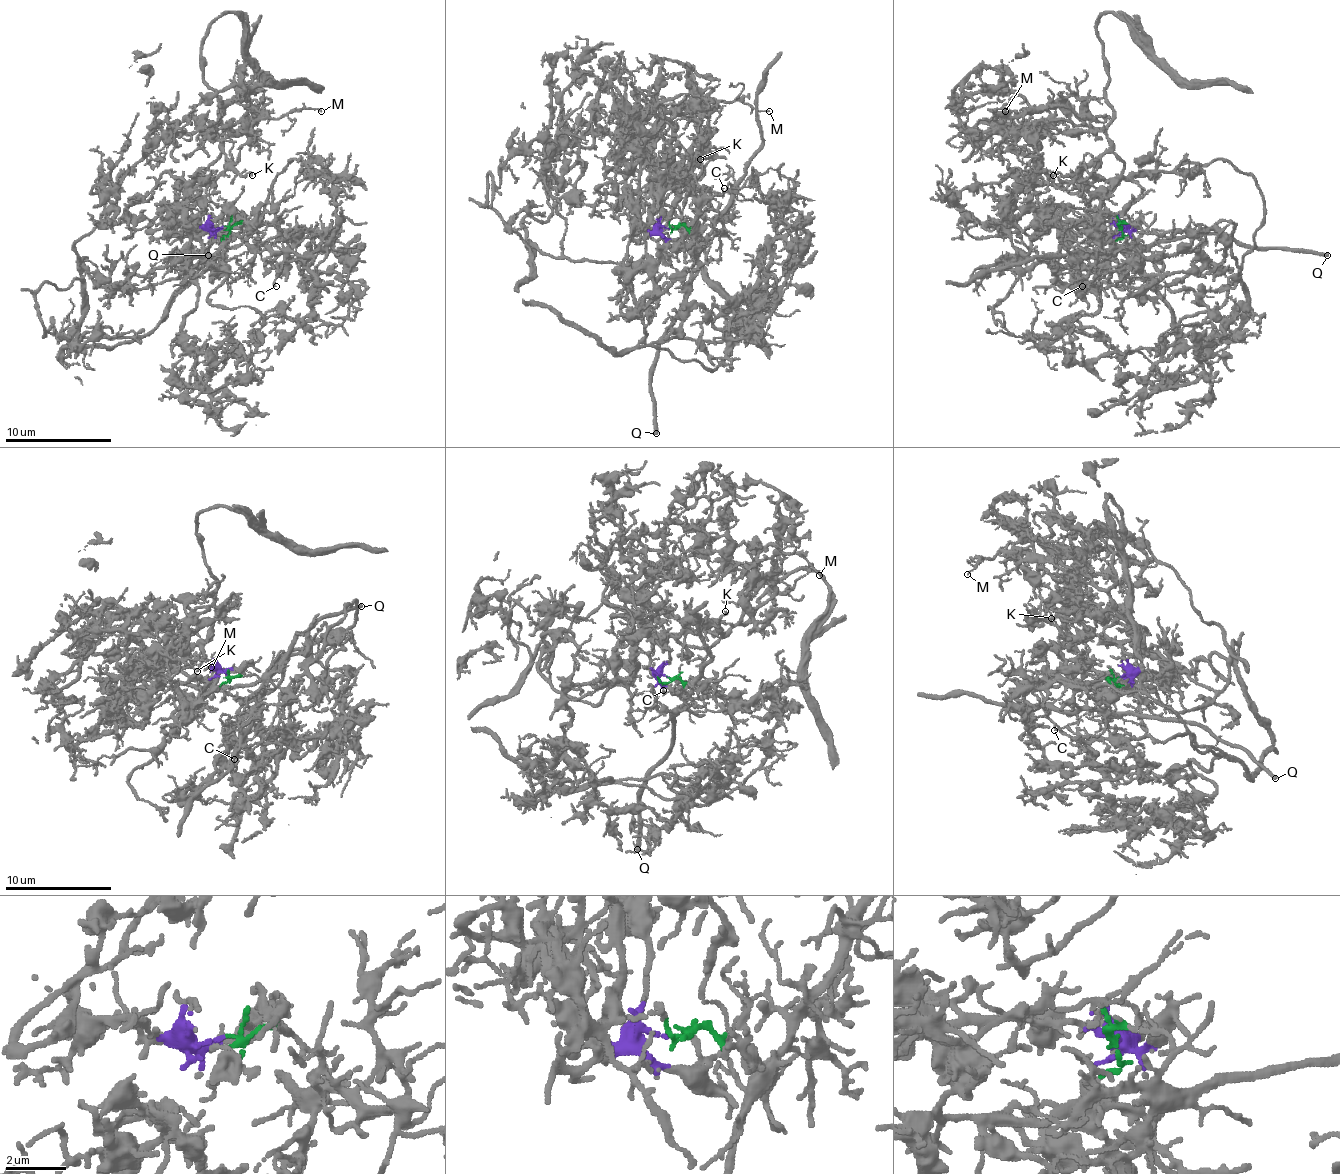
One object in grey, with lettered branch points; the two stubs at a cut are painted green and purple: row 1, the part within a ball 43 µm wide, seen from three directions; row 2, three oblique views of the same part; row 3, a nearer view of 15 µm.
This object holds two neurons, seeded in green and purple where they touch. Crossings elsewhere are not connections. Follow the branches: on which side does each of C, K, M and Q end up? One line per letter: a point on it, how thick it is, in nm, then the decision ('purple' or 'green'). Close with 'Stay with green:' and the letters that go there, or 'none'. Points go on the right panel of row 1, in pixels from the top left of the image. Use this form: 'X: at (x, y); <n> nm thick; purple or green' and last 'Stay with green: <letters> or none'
C: at (1082, 286); 140 nm thick; green
K: at (1053, 175); 130 nm thick; purple
M: at (1005, 111); 120 nm thick; purple
Q: at (1327, 255); 280 nm thick; green
Stay with green: C, Q

